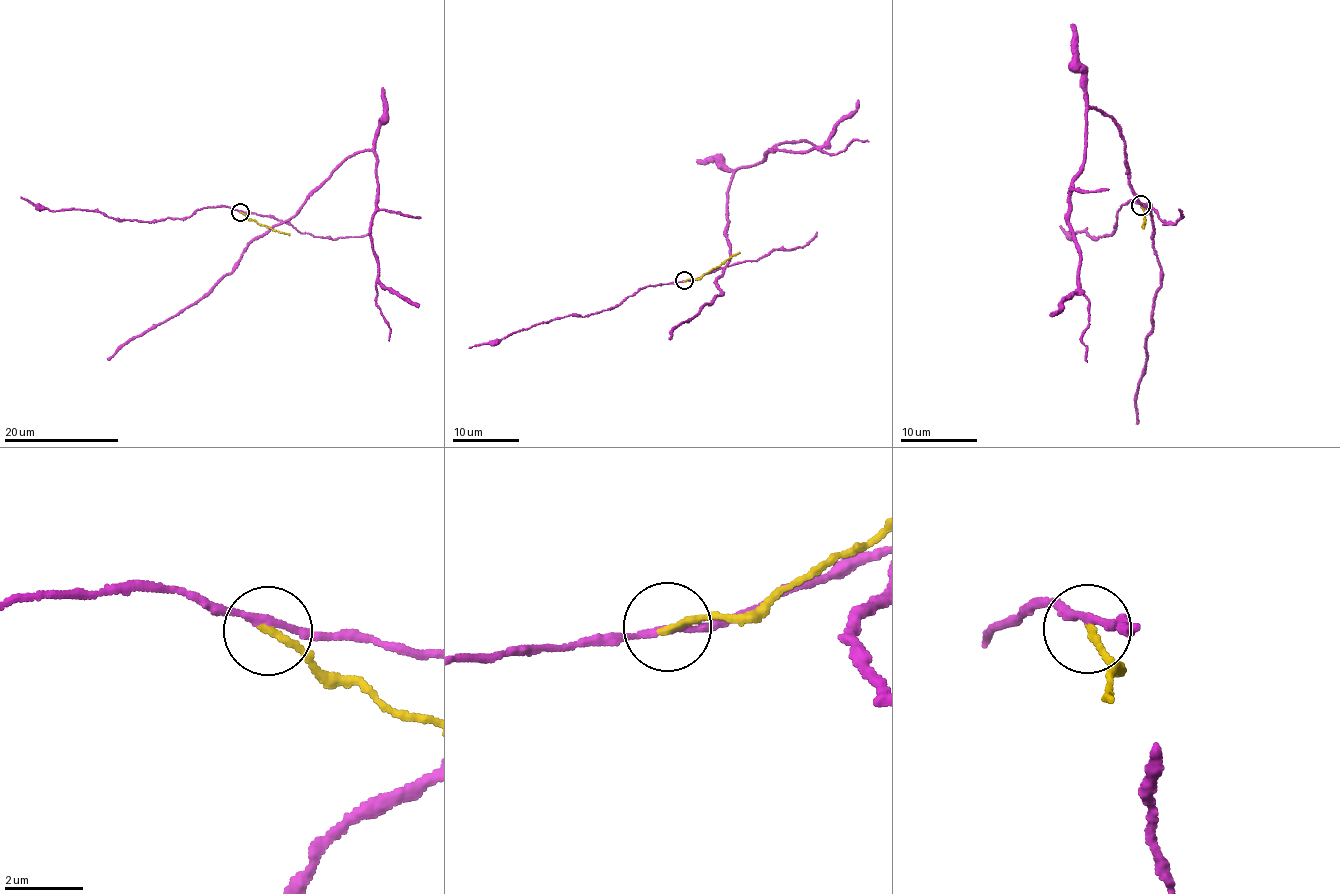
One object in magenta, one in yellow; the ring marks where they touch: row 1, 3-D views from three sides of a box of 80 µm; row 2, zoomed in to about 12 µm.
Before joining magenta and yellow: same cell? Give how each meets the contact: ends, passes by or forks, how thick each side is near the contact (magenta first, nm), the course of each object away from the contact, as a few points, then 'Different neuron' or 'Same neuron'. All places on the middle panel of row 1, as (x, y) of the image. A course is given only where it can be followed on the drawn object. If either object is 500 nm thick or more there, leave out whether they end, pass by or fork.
At the ring magenta passes by. At the ring yellow ends. Thickness 160 nm (magenta) against 190 nm. Course of magenta: (684, 281), (728, 264), (730, 184), (741, 167), (765, 162), (767, 151), (829, 154), (868, 142). Course of yellow: (685, 281), (698, 279), (740, 251). Different neuron

